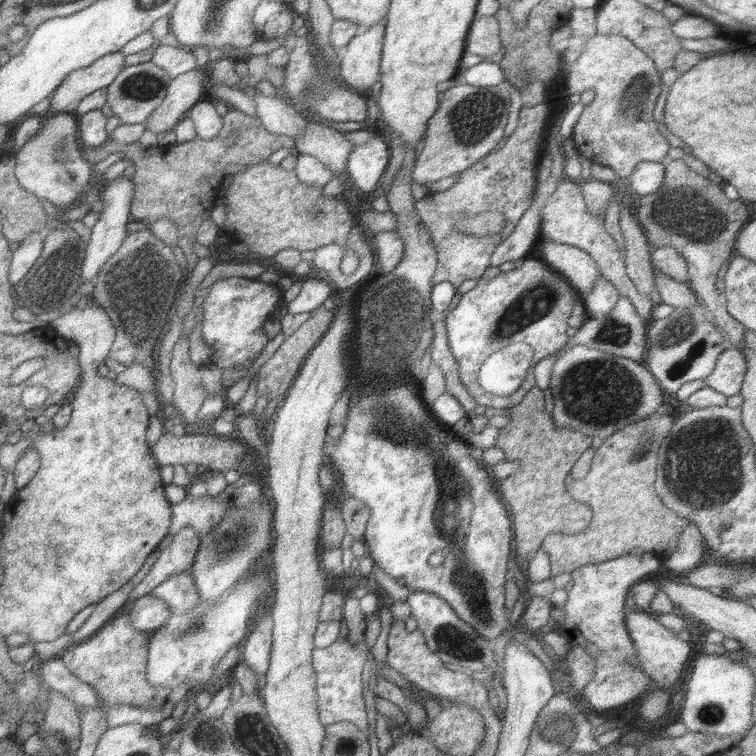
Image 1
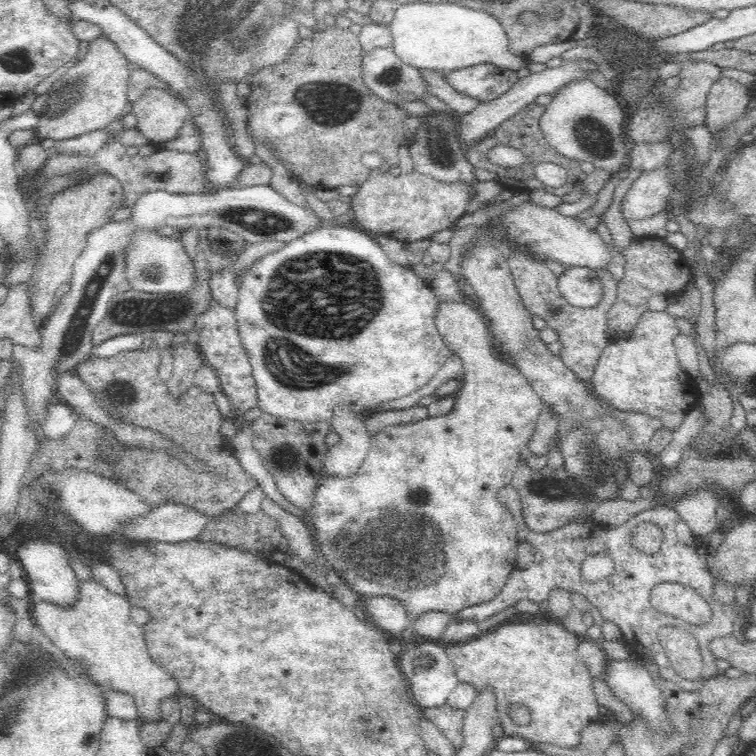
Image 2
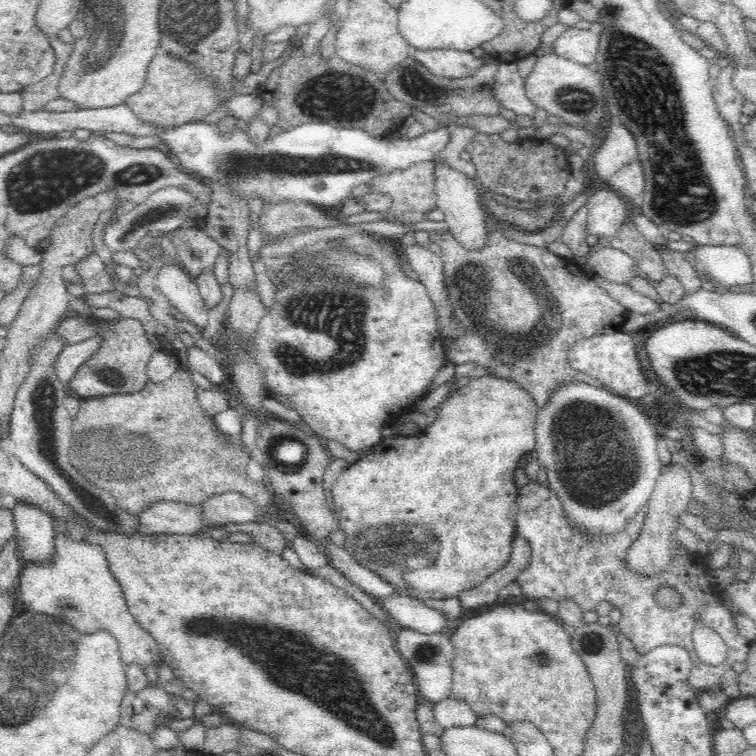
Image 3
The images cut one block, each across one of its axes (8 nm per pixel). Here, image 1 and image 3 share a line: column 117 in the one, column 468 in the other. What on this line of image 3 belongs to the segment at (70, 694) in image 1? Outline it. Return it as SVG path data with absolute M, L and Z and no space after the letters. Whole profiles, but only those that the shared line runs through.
M444 698L436 704L434 708L434 718L440 726L450 728L450 726L476 726L478 714L468 706L464 700L454 700L454 698Z

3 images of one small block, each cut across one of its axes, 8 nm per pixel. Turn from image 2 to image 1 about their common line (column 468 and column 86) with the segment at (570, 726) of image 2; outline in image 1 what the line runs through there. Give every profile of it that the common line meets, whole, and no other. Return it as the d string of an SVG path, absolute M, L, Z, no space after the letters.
M121 614L119 618L109 620L89 640L85 640L77 646L69 646L65 652L59 654L59 658L61 658L63 666L69 670L69 674L77 680L79 686L87 684L95 690L101 706L109 708L109 706L129 704L129 706L135 706L141 710L157 710L169 700L171 690L151 686L147 680L149 636L151 636L151 632L137 632L131 626L129 616Z

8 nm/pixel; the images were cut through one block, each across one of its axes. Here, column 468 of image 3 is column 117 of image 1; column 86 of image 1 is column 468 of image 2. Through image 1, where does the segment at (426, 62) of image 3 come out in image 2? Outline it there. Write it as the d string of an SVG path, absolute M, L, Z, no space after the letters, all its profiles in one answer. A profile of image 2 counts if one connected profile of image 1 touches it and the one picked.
M494 64L460 68L444 76L452 84L452 88L456 88L460 94L476 98L480 104L494 102L496 98L512 90L512 86L516 86L520 80L514 70L502 70Z

